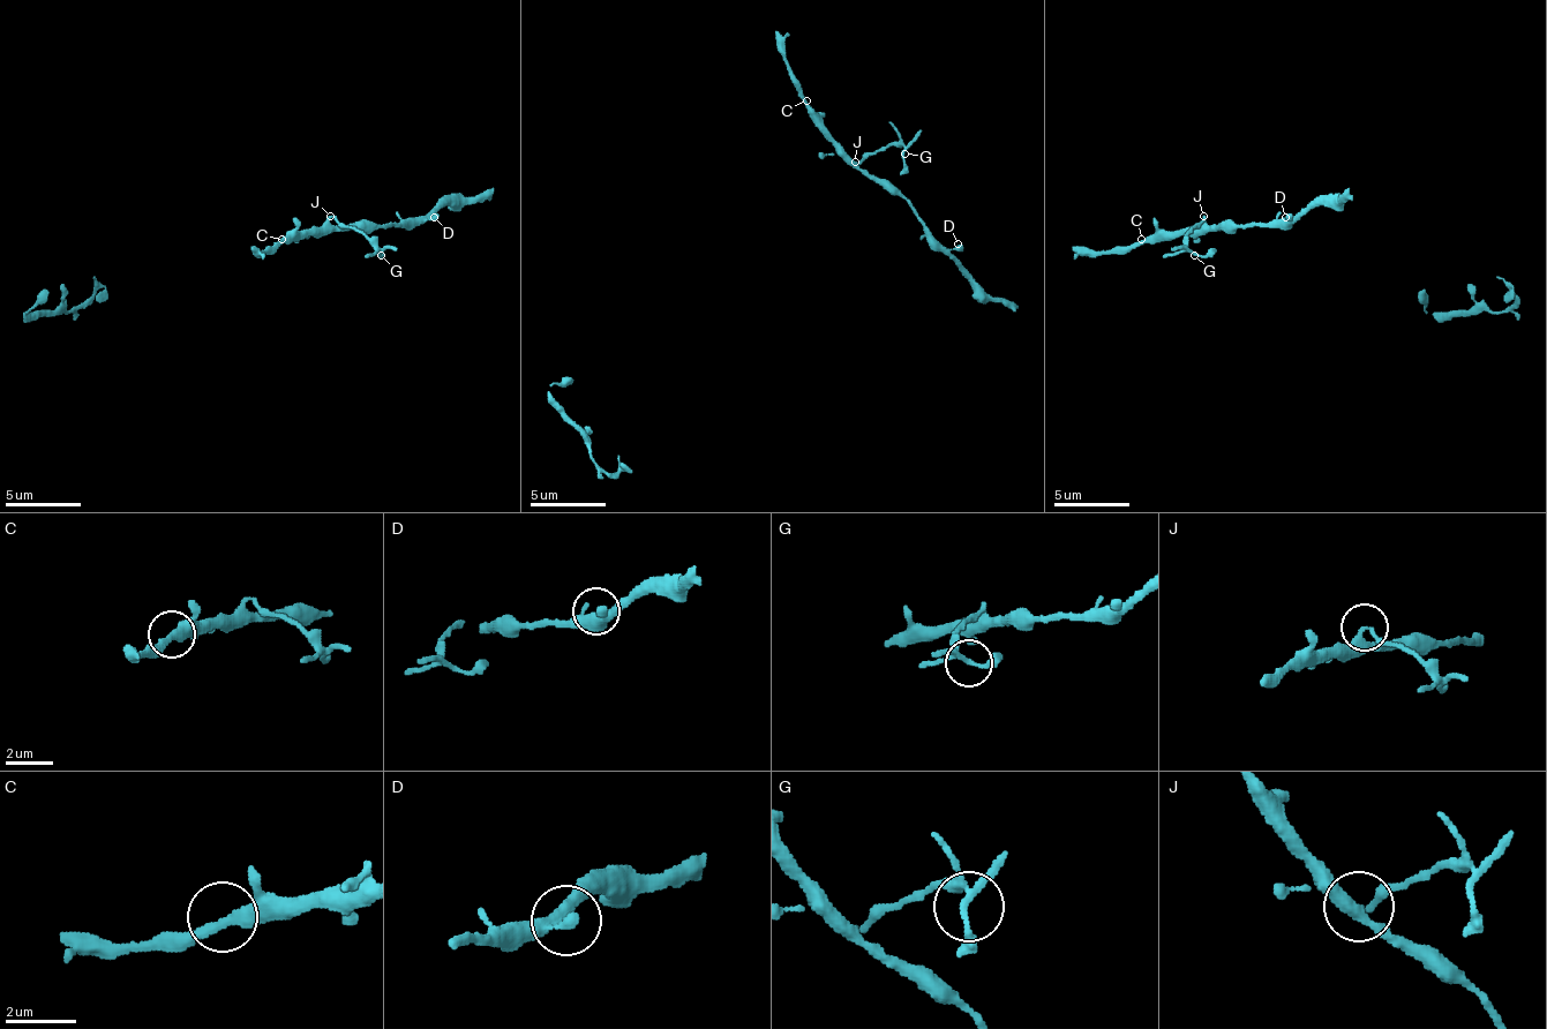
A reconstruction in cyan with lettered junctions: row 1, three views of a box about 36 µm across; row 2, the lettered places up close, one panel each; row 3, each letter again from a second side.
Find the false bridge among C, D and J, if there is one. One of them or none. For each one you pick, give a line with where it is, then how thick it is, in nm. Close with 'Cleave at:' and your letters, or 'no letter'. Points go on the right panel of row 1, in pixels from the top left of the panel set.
J: (1203, 216) | 200 nm
Cleave at: J

